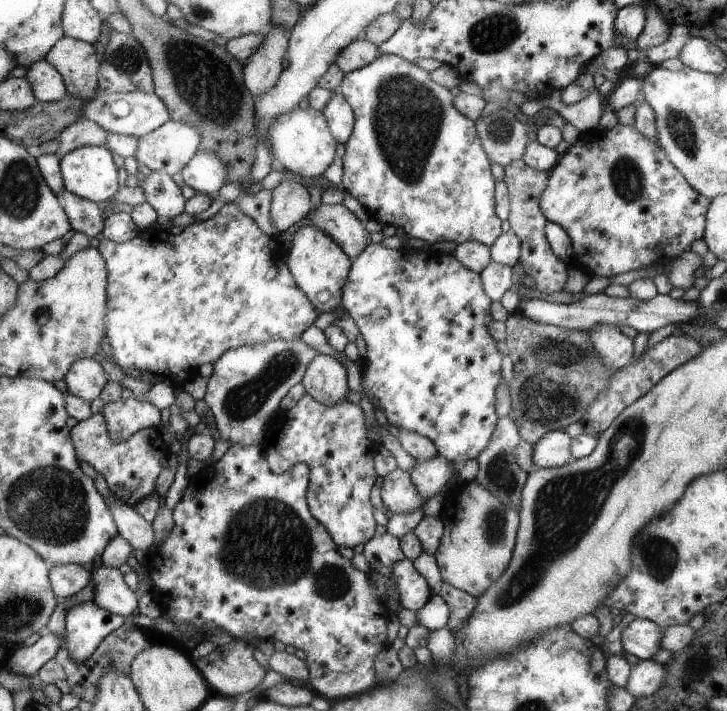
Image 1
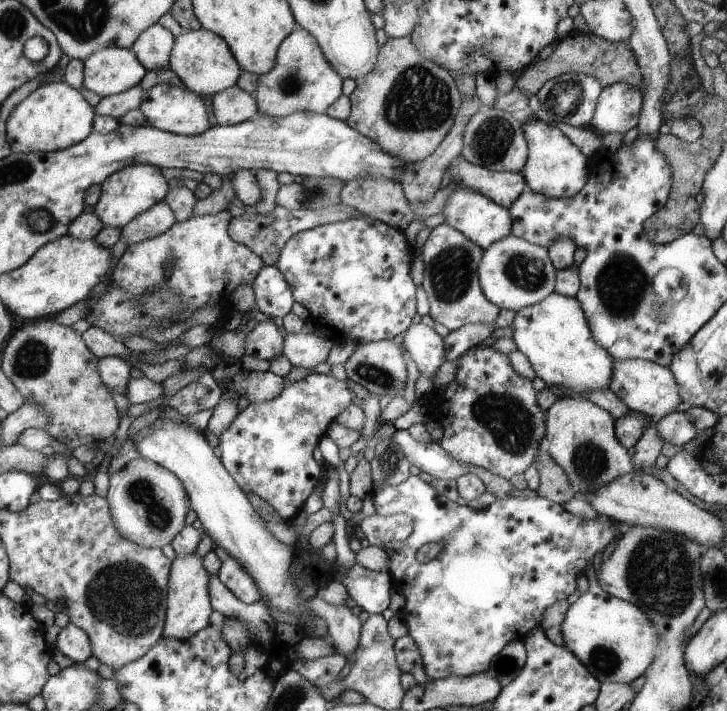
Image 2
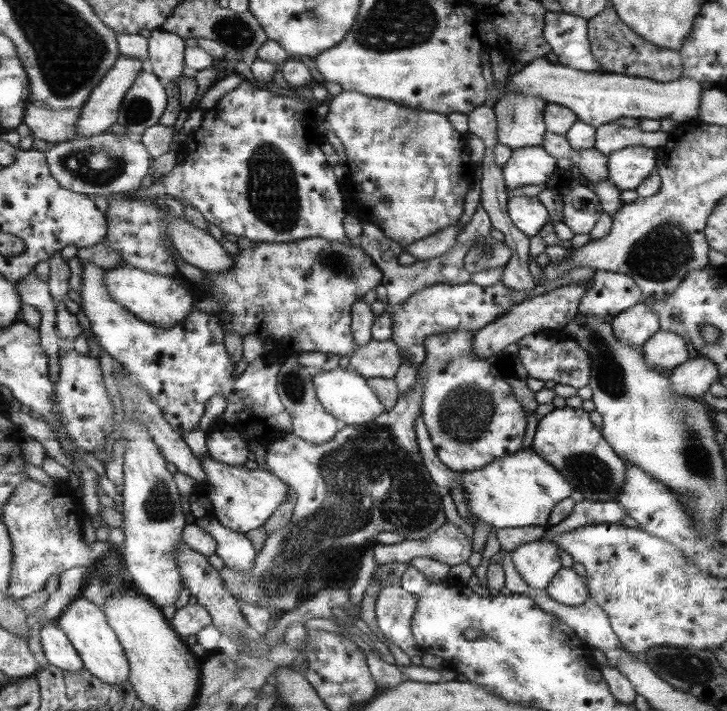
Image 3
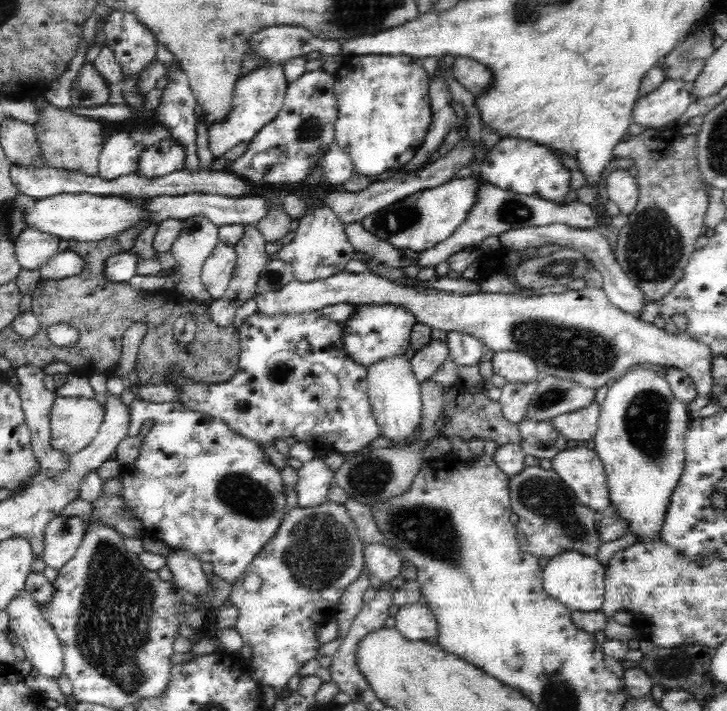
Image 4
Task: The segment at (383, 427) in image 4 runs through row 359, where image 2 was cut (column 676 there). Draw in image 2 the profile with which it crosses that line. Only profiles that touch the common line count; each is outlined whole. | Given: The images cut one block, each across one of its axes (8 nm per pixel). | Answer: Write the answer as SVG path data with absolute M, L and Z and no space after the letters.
M614 359L614 375L611 376L607 389L613 392L627 408L656 420L673 412L681 402L674 373L668 367L643 359Z

